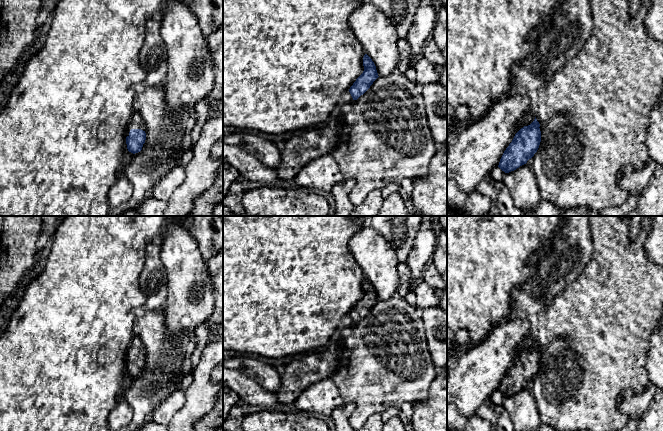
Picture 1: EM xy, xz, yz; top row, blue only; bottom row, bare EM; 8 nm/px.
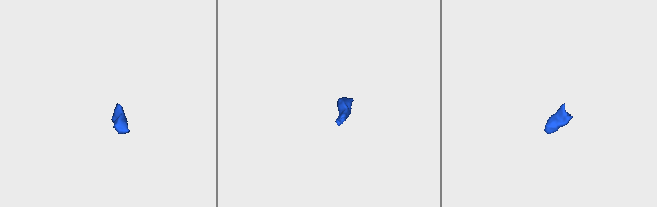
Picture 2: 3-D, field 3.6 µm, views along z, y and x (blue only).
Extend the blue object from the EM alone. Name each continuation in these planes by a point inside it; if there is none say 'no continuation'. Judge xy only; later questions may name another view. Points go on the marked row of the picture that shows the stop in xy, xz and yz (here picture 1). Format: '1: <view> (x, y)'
1: xy (137, 122)

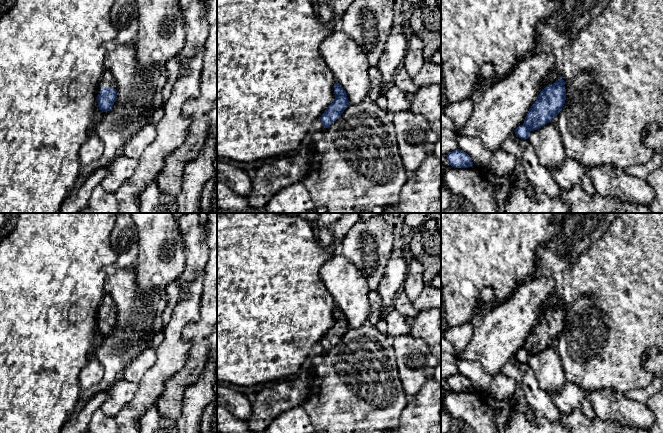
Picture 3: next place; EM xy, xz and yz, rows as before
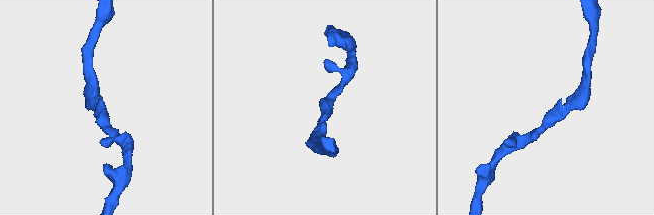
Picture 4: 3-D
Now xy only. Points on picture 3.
1: xy (108, 79)

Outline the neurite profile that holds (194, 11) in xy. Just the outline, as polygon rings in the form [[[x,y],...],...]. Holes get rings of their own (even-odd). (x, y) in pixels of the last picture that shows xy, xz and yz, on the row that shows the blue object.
[[[179,0],[185,18],[186,44],[177,55],[181,65],[186,56],[205,44],[208,36],[206,0]]]

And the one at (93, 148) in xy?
[[[93,132],[82,145],[80,149],[80,164],[81,167],[87,166],[94,161],[97,161],[104,152],[104,144],[99,136]]]

